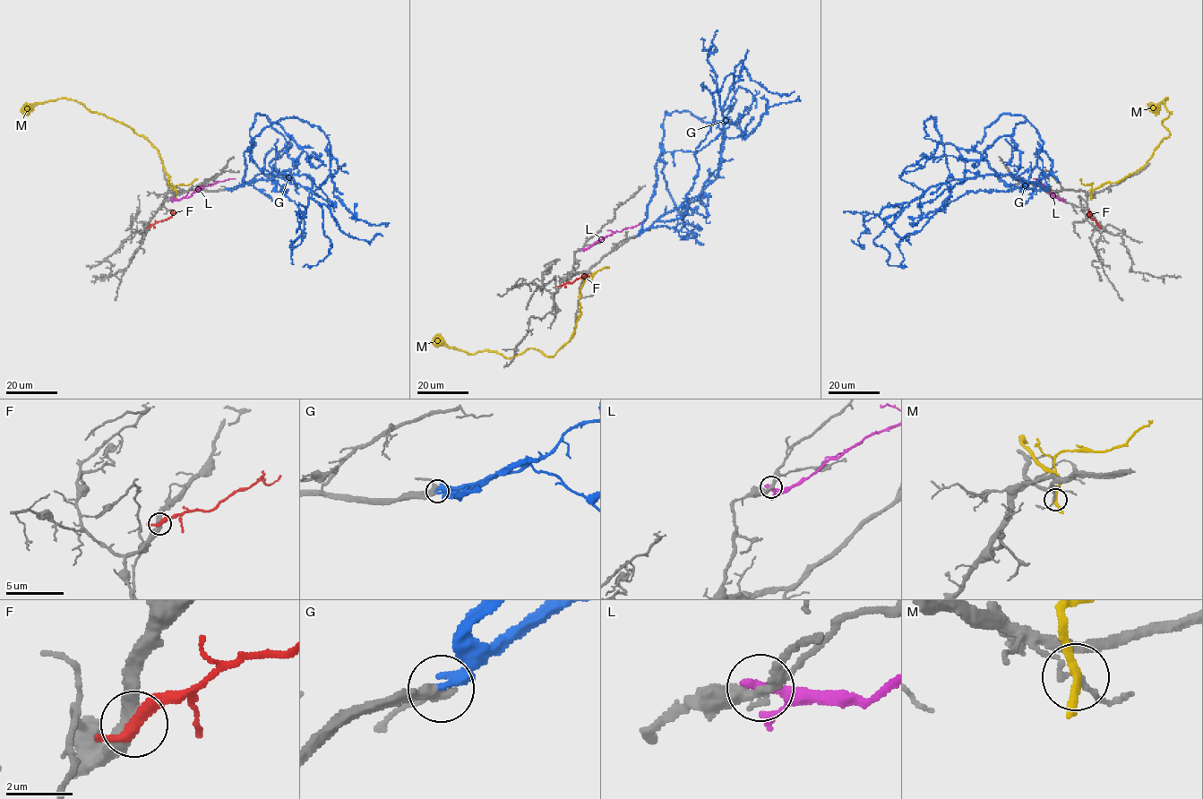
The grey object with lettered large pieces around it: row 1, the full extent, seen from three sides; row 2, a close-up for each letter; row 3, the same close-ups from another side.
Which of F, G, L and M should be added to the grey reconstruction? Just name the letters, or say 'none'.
G

